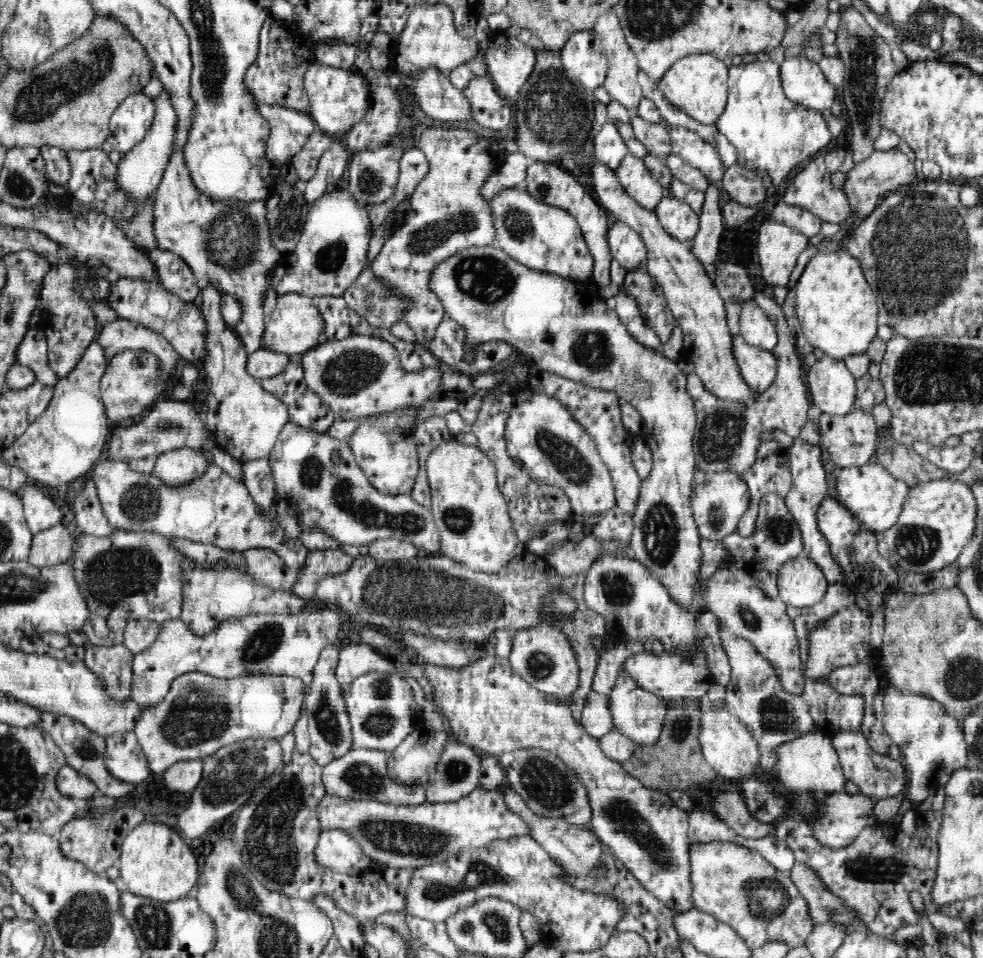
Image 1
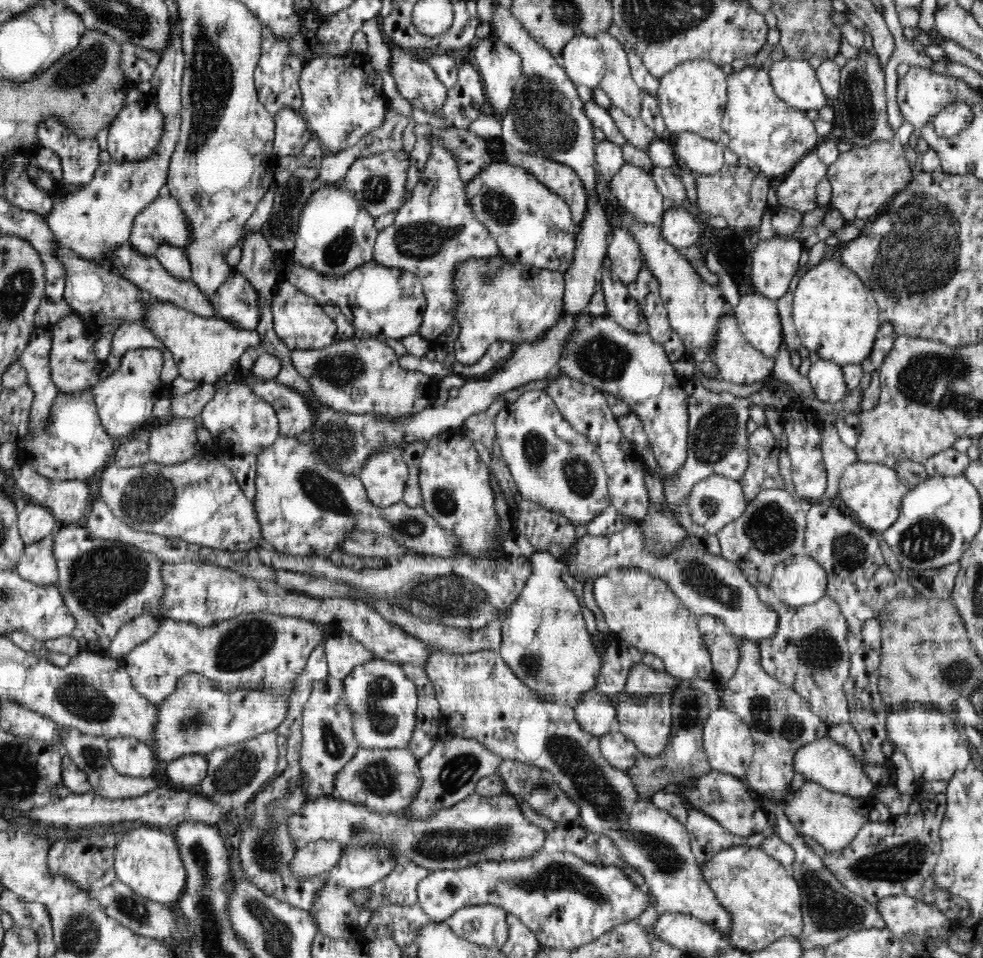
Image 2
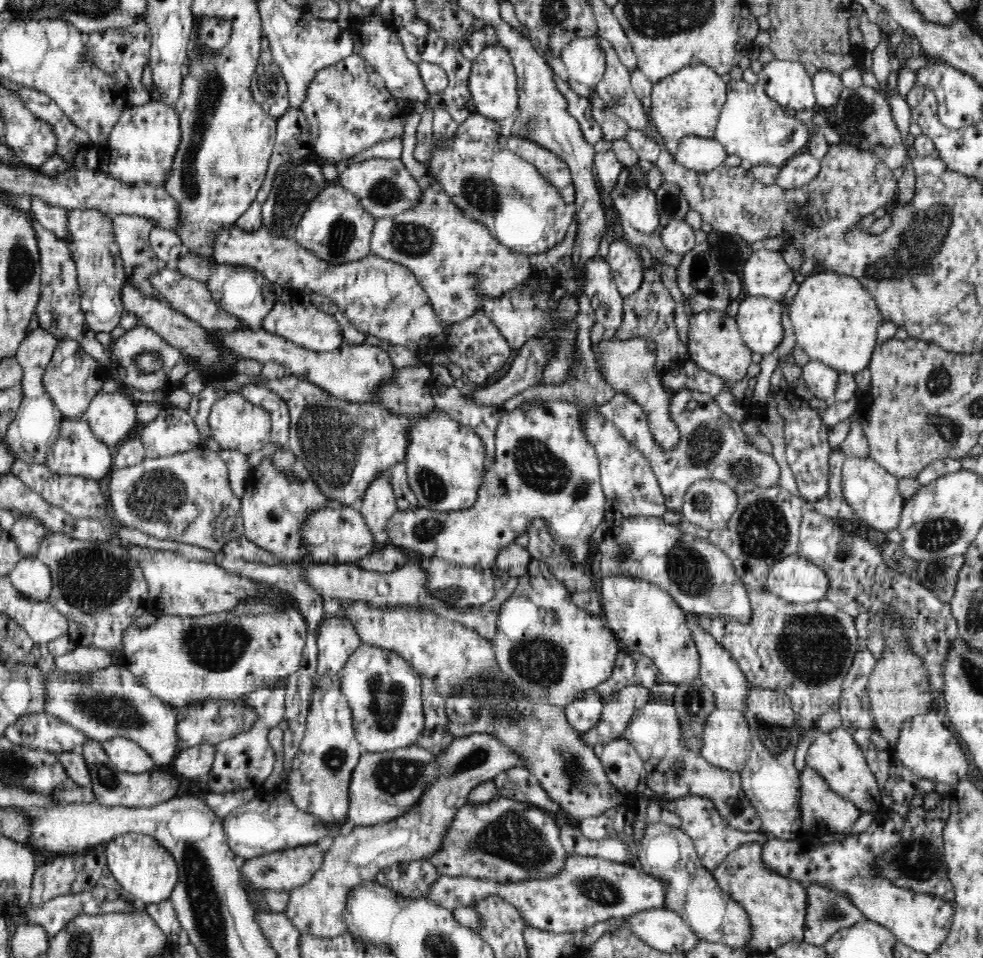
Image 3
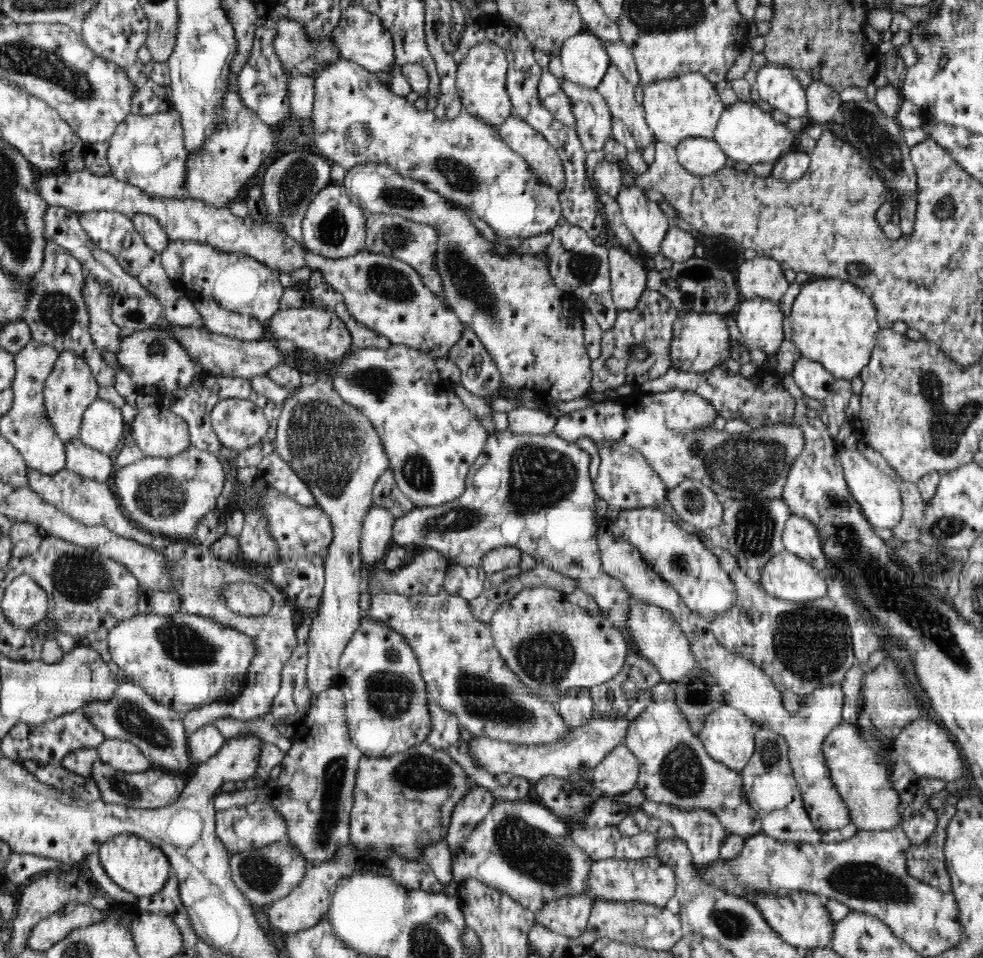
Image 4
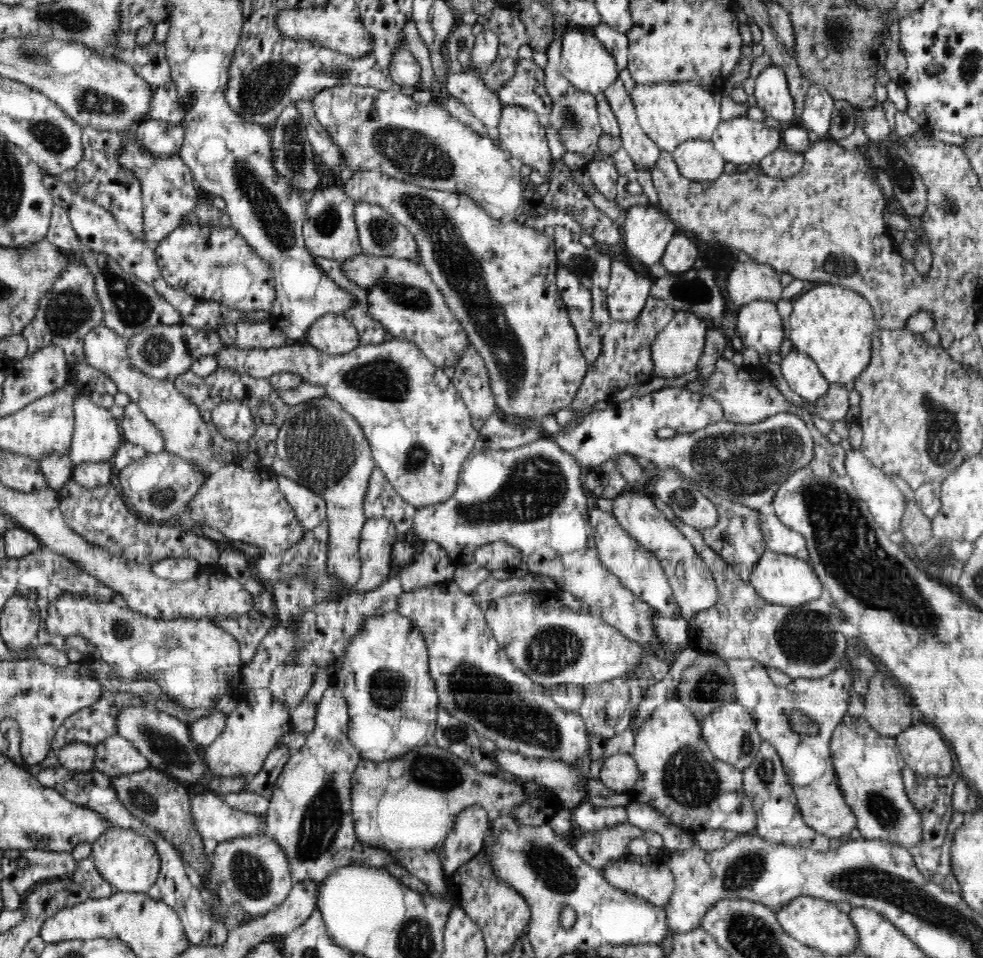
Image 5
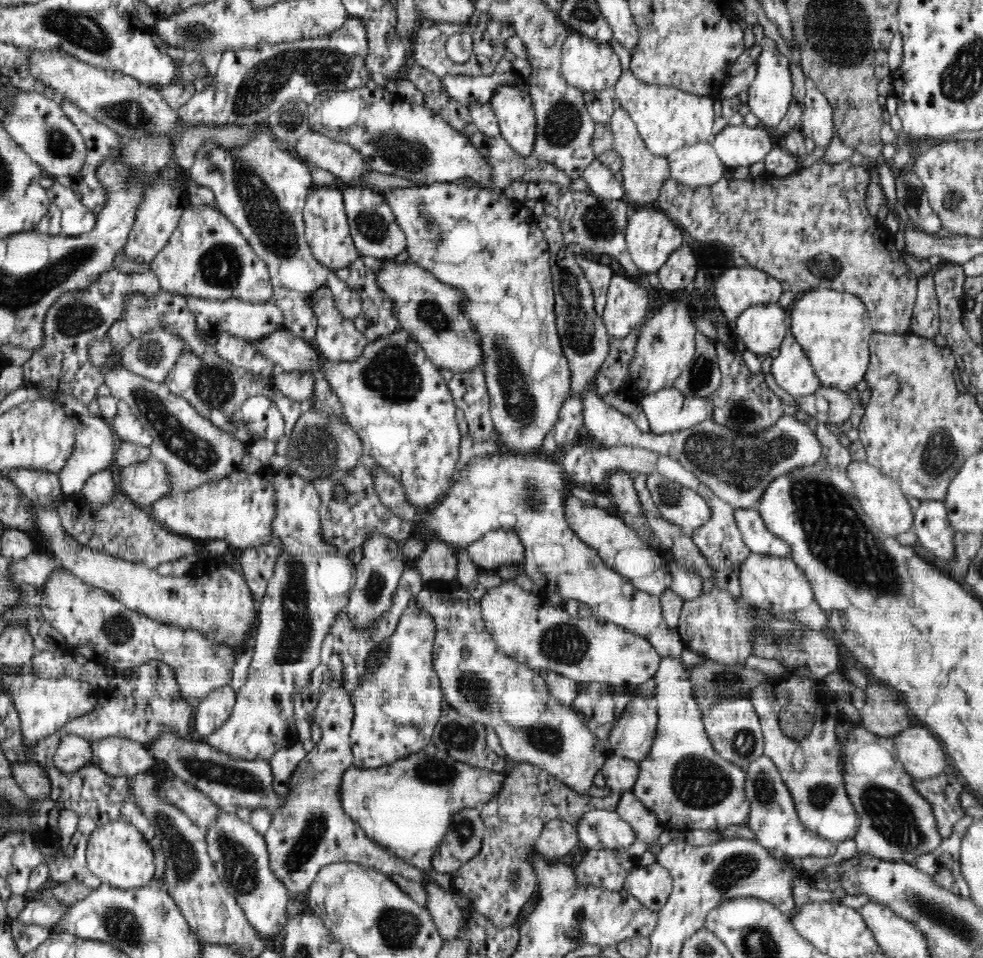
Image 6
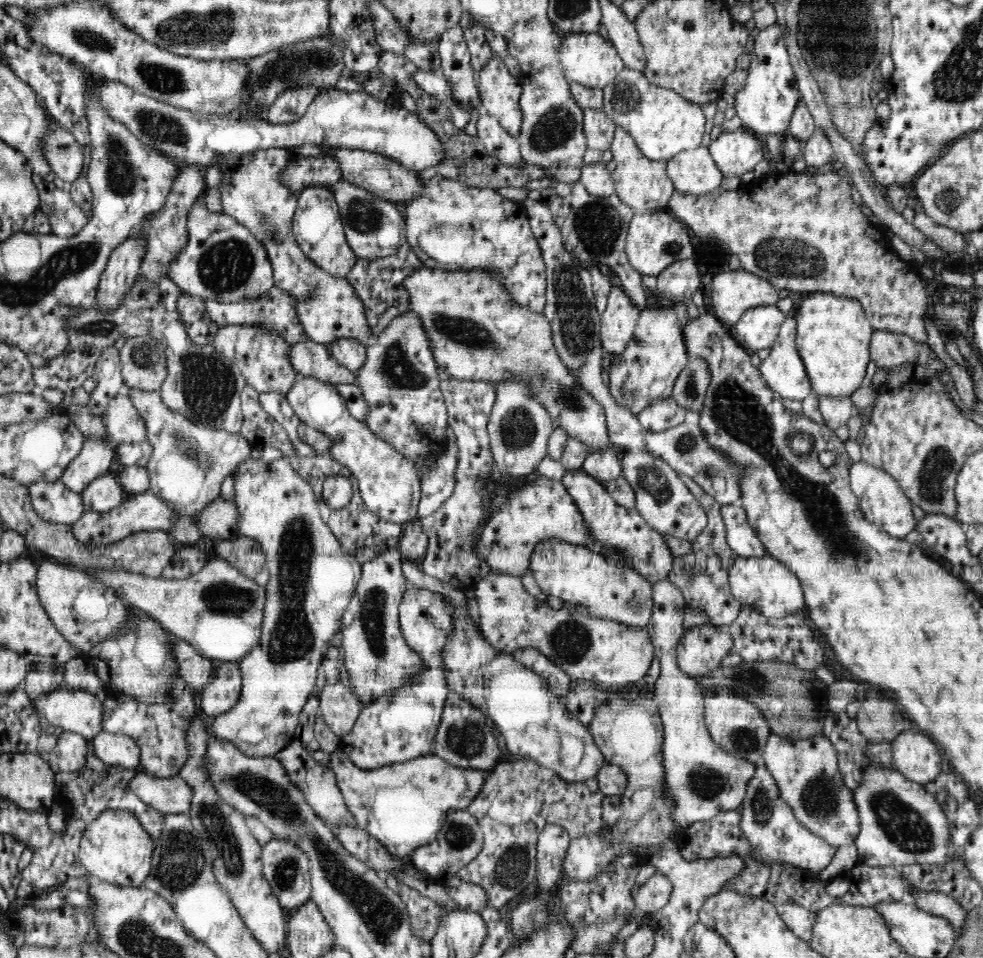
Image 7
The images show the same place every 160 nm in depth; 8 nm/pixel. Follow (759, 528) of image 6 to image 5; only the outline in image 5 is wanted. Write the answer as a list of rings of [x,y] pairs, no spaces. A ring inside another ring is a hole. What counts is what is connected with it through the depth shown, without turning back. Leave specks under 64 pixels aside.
[[[772,502],[762,506],[758,511],[758,519],[762,521],[760,531],[767,539],[768,550],[778,554],[787,554],[808,561],[808,547],[802,535],[786,526],[776,516]]]

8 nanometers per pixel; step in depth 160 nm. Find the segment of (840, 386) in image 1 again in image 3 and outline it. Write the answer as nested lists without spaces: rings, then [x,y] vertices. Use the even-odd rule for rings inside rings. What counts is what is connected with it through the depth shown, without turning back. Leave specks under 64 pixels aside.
[[[809,361],[802,367],[801,374],[815,400],[833,400],[839,379],[837,370],[820,361]]]

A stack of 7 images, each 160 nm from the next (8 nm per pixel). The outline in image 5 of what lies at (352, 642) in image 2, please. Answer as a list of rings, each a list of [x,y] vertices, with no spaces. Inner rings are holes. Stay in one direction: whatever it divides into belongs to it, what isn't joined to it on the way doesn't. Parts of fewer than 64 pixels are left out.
[[[328,397],[313,399],[308,404],[294,405],[278,430],[276,456],[273,456],[272,459],[271,470],[299,482],[326,501],[327,516],[324,520],[328,521],[329,535],[326,569],[328,573],[334,575],[340,592],[353,590],[361,575],[359,543],[361,530],[367,520],[364,514],[363,500],[371,472],[376,468],[375,458],[372,456],[362,427],[351,414],[344,411],[338,402]],[[320,668],[314,674],[314,682],[308,688],[306,696],[295,709],[290,710],[290,716],[293,722],[294,729],[300,731],[304,735],[311,734],[315,724],[315,716],[320,704],[320,699],[324,696],[329,686],[333,685],[330,682],[330,673],[328,668]]]

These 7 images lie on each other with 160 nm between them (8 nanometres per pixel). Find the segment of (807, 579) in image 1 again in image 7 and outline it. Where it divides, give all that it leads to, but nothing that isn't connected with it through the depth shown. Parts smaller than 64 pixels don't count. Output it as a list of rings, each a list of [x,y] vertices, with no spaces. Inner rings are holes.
[[[736,557],[729,570],[729,587],[736,600],[743,605],[750,605],[768,618],[784,618],[794,613],[801,613],[805,606],[804,594],[798,576],[783,562],[763,557]]]

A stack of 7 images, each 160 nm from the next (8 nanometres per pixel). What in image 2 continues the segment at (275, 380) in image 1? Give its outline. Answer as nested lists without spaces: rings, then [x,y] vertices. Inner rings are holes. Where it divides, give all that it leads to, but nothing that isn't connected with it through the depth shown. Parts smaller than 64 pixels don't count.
[[[271,379],[254,384],[253,390],[254,395],[264,399],[277,412],[279,434],[296,436],[313,430],[317,414],[310,409],[310,403],[304,399],[304,395],[294,391],[294,388]]]

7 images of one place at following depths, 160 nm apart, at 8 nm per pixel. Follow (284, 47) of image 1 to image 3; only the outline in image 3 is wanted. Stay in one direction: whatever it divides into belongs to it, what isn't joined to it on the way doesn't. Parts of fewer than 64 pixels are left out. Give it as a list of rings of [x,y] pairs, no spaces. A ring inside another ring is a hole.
[[[264,36],[261,38],[259,66],[251,80],[251,91],[254,100],[272,118],[280,118],[290,108],[286,79],[280,75]]]

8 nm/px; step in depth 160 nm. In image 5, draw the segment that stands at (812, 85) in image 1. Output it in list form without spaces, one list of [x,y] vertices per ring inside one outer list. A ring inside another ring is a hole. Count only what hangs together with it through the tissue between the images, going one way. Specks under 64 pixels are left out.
[[[772,64],[755,78],[753,94],[758,108],[761,108],[766,116],[781,123],[795,117],[795,99],[790,94],[785,72],[779,66]]]

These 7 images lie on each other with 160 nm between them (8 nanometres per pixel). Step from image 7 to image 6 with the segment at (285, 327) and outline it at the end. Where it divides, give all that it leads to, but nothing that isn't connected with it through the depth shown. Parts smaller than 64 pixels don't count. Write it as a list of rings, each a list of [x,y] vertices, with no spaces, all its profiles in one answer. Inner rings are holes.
[[[195,297],[186,298],[188,309],[195,314],[198,329],[208,336],[215,336],[220,332],[227,331],[229,334],[241,337],[244,340],[258,340],[285,328],[284,316],[272,300],[256,304],[241,301],[238,298],[228,298],[227,301],[212,301]]]

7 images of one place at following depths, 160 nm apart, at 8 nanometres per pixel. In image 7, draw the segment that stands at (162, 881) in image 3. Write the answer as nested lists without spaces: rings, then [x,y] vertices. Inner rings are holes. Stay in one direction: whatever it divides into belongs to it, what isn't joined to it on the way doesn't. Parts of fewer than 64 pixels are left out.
[[[106,810],[86,825],[81,838],[79,859],[92,880],[122,887],[140,887],[149,878],[154,842],[132,812]]]

